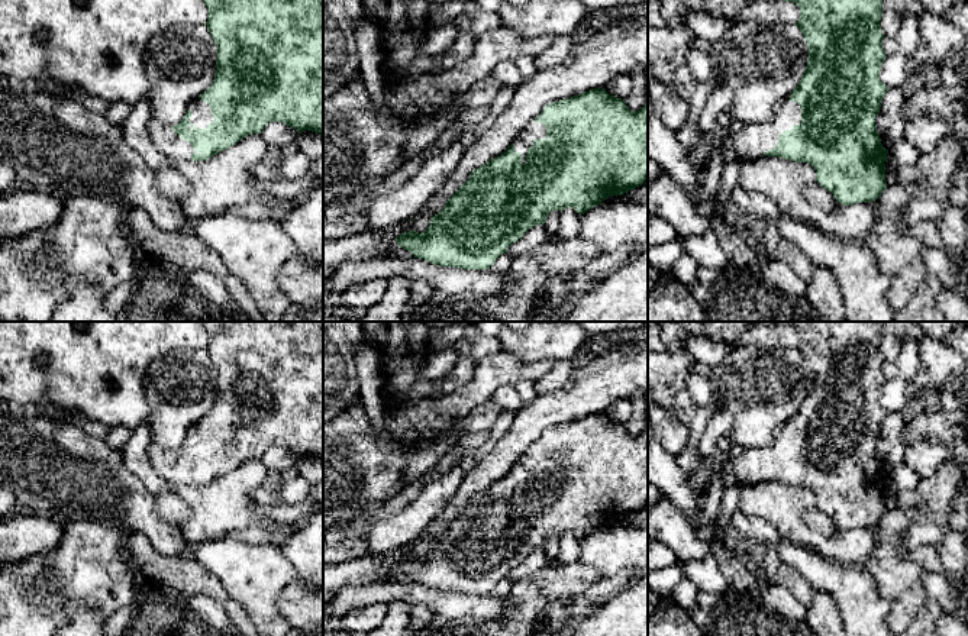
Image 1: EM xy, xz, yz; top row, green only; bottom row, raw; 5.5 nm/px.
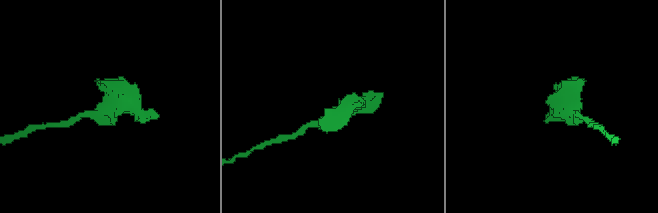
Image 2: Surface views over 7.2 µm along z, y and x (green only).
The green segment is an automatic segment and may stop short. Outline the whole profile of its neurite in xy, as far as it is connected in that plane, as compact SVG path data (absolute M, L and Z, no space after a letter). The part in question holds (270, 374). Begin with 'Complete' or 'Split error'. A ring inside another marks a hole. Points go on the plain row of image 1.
Split error. M201 322L201 325L209 335L206 351L217 371L214 404L206 416L190 427L184 443L178 449L164 449L151 442L148 455L157 475L171 485L206 485L236 469L243 462L261 458L271 446L281 446L299 458L312 455L323 462L323 322Z

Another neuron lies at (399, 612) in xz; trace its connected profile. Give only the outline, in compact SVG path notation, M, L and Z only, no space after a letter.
M396 600L388 604L387 617L380 627L364 636L407 636L412 604Z

